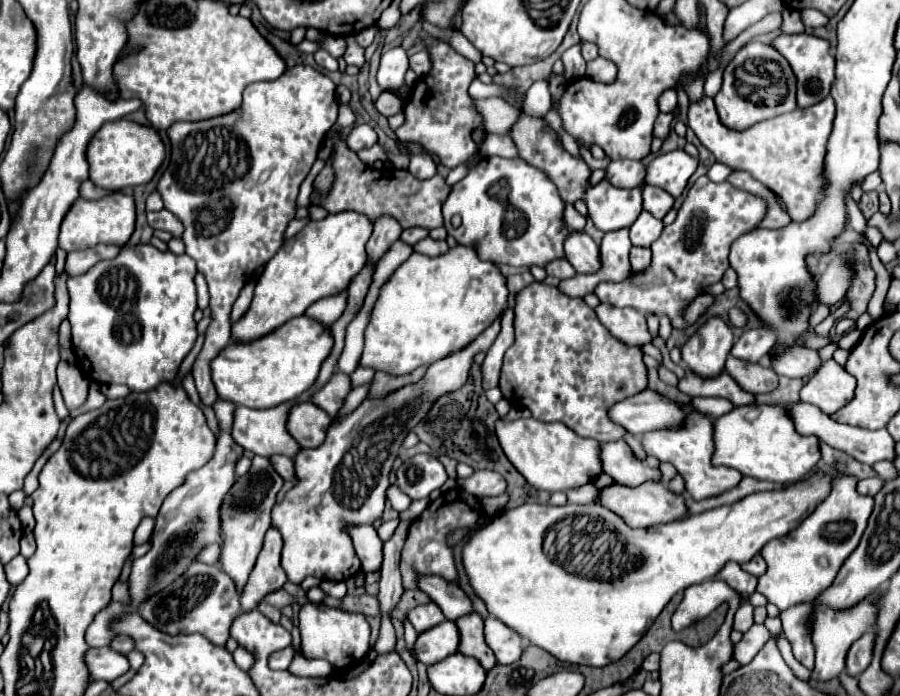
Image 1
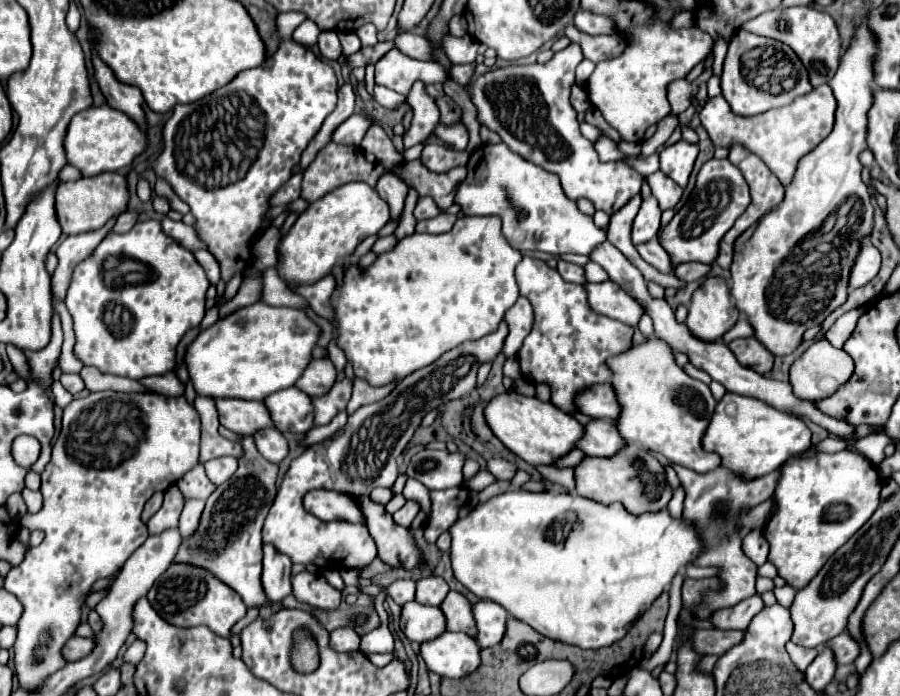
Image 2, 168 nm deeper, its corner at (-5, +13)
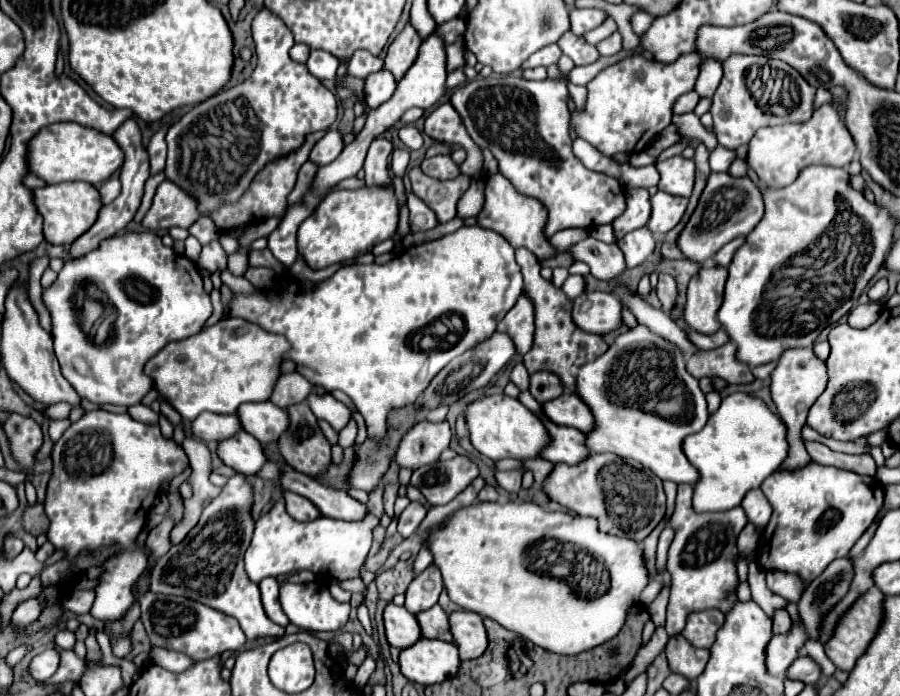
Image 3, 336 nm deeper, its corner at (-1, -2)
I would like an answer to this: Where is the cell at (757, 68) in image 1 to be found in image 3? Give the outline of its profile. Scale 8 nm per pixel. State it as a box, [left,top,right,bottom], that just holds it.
[710,54,814,150]

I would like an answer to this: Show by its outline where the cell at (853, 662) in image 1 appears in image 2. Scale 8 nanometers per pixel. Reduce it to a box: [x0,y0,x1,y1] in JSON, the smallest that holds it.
[828,631,860,665]

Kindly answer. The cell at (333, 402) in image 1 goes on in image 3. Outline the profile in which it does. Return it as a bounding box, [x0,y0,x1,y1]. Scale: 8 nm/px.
[270,372,312,408]

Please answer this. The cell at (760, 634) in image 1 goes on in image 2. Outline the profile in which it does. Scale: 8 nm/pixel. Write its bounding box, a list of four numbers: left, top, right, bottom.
[694,629,746,655]

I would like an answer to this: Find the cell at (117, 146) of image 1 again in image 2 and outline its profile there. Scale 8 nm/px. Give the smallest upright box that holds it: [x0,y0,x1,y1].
[66,105,148,177]

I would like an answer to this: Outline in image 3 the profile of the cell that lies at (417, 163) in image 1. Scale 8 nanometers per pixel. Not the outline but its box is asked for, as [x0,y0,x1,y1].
[420,156,460,180]

